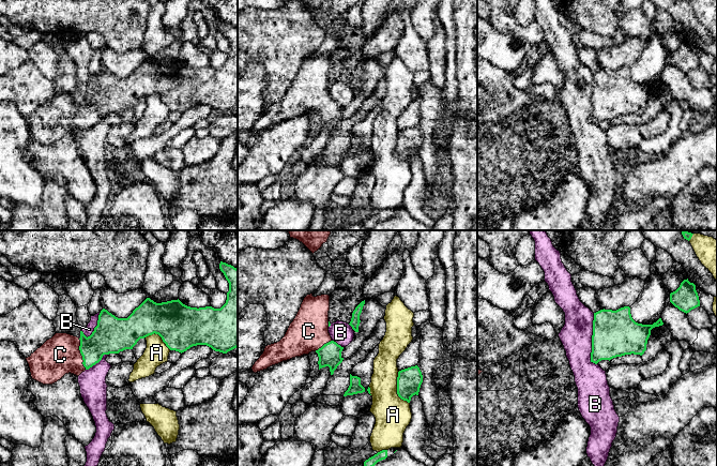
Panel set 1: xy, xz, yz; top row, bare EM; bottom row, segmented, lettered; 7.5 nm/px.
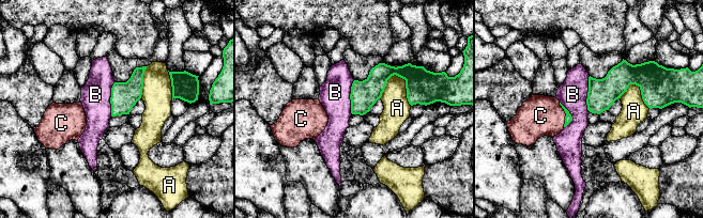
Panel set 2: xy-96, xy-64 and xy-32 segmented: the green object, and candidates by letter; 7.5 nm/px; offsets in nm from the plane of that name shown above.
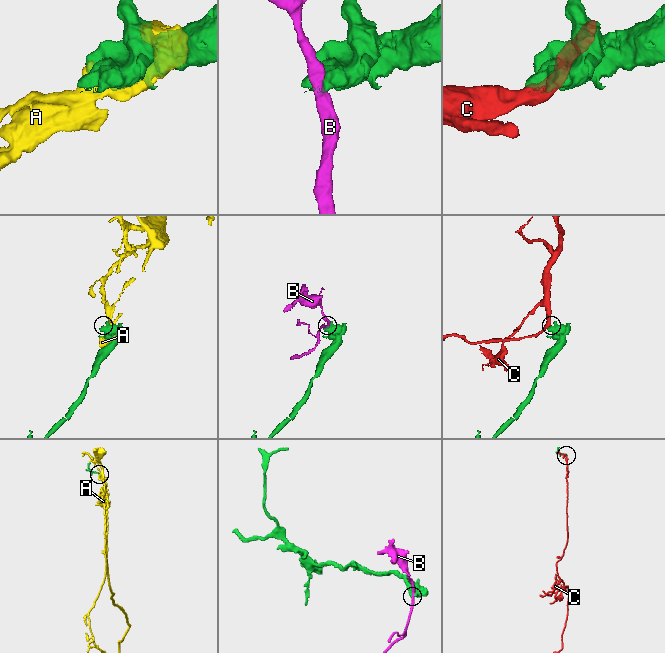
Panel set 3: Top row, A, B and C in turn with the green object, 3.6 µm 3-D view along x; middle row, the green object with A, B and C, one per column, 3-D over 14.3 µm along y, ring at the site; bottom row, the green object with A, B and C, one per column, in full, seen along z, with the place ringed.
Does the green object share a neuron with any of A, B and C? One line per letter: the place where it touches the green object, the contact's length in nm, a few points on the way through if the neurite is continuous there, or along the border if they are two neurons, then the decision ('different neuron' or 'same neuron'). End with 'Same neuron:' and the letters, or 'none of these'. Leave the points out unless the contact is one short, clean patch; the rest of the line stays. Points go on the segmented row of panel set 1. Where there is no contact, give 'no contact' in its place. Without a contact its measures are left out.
A: meets green in xz at (397, 389); contact 260 nm long; different neuron
B: meets green in yz at (592, 340); contact 400 nm long; different neuron
C: meets green in xy at (80, 352); contact 240 nm long; same neuron
Same neuron: C

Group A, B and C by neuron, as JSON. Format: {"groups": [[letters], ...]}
{"groups": [["A"], ["B"], ["C"]]}

